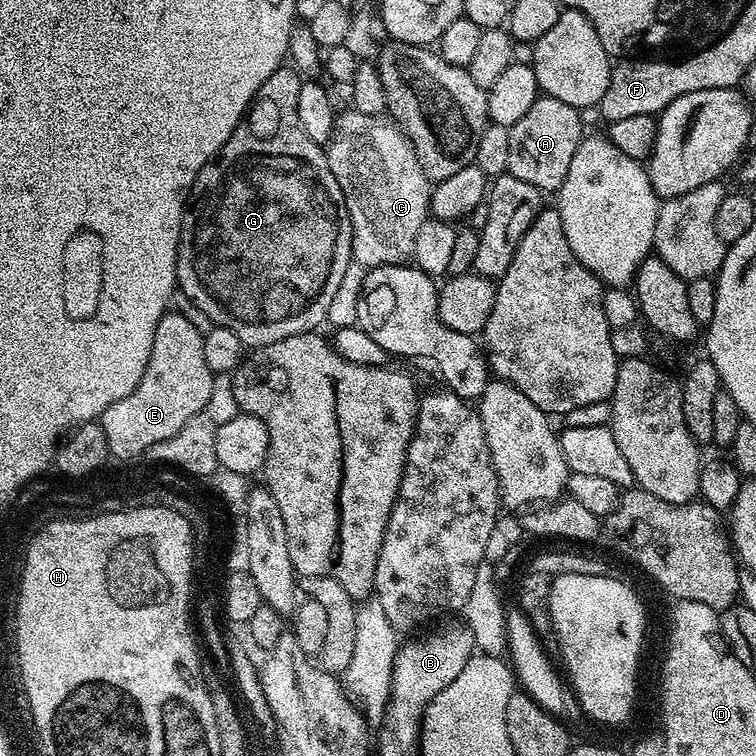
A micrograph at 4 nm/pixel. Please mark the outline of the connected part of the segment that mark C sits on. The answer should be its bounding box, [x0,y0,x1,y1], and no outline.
[326,110,433,269]

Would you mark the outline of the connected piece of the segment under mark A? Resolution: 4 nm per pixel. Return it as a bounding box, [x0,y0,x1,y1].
[507,94,586,194]

